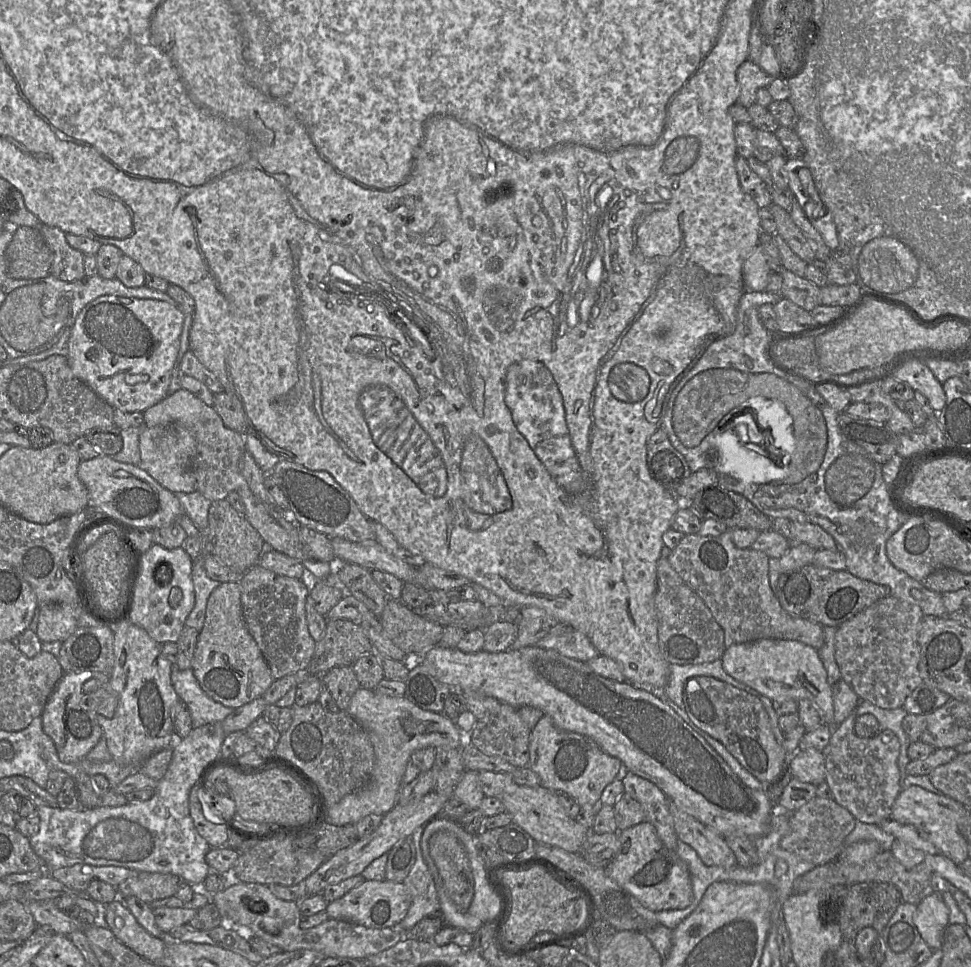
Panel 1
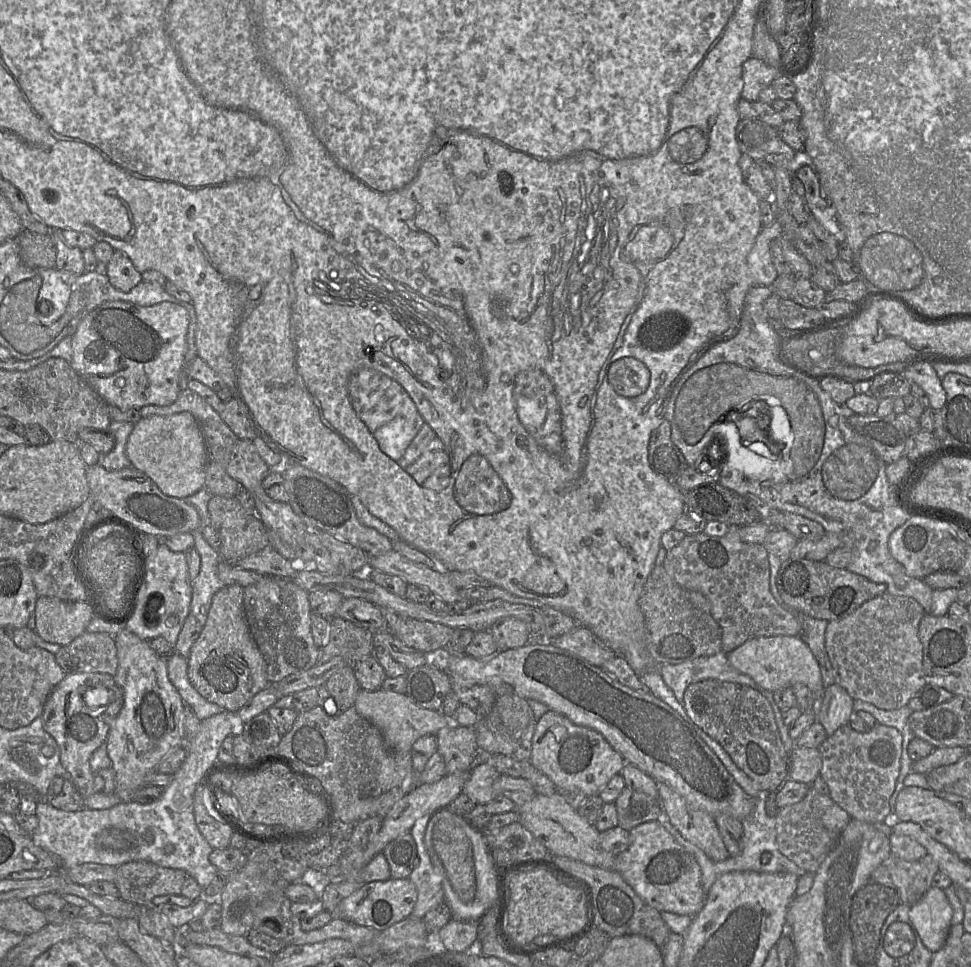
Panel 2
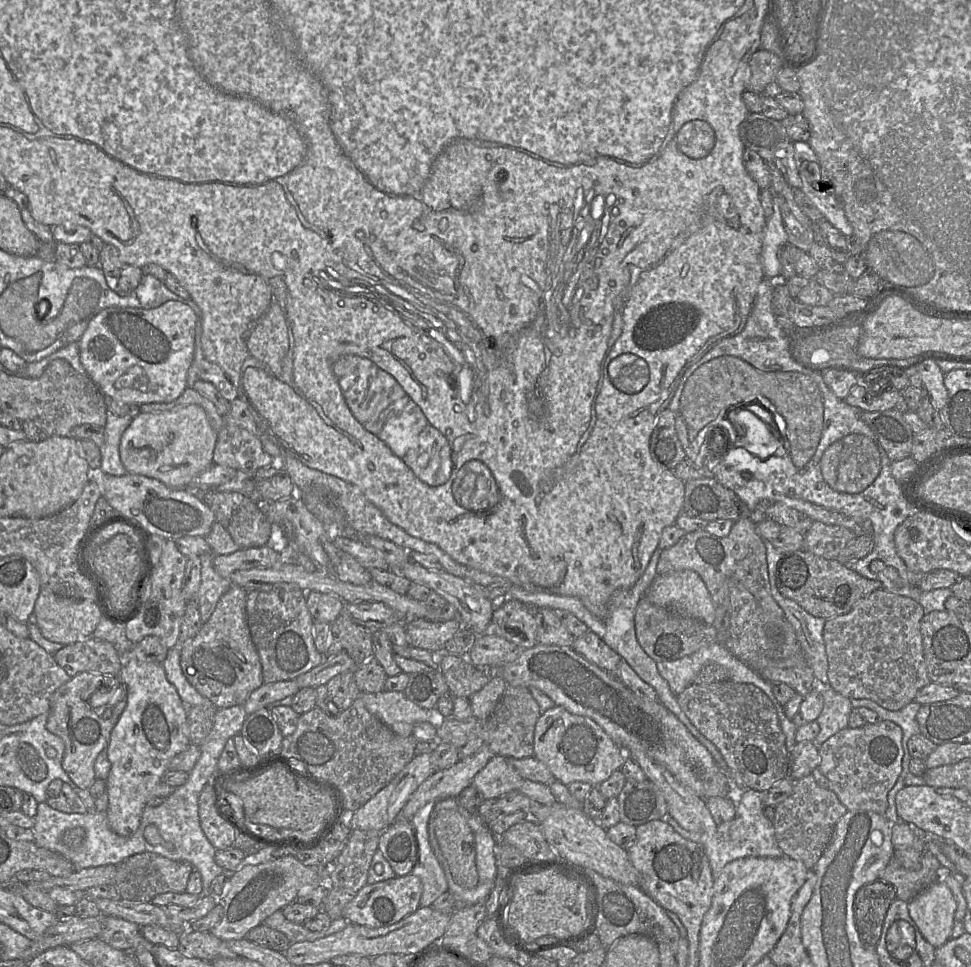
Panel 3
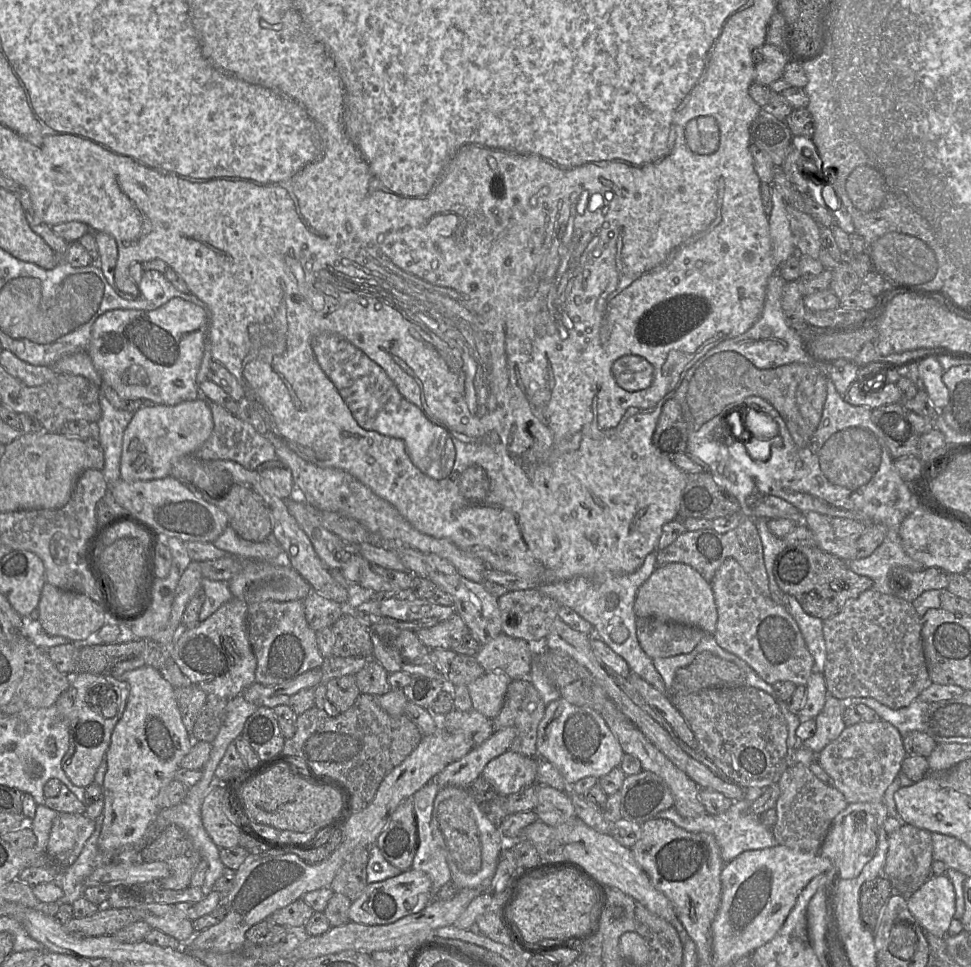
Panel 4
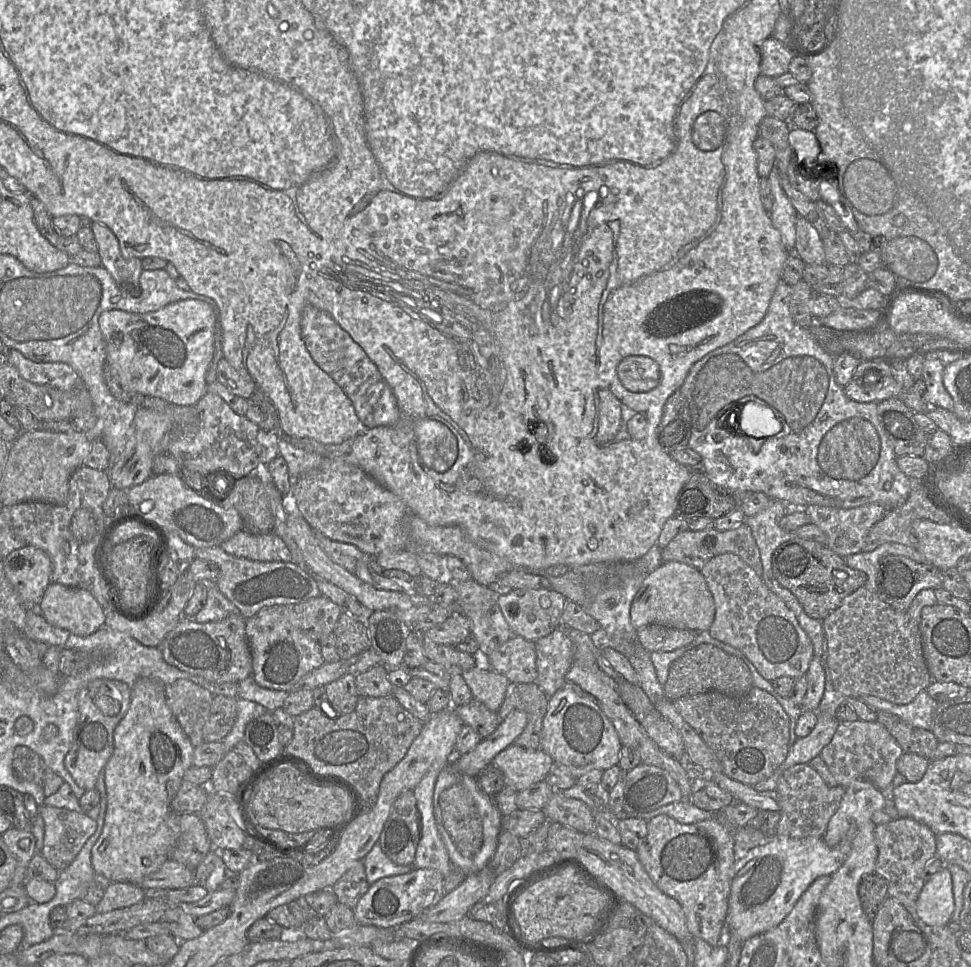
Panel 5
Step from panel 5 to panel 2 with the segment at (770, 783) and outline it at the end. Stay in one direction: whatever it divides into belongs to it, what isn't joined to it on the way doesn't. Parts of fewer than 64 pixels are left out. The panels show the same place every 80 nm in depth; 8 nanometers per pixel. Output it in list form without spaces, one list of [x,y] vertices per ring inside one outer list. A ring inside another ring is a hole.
[[[837,684],[825,688],[821,699],[815,698],[816,720],[828,736],[833,735],[841,726],[849,724],[855,714],[853,704],[854,700],[848,692]]]

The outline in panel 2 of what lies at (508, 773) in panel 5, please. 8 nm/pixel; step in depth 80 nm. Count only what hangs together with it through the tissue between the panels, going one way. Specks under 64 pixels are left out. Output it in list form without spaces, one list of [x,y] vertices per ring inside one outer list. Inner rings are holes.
[[[477,763],[464,784],[462,793],[465,793],[476,805],[486,805],[498,795],[493,784],[499,776],[500,774],[491,765]]]

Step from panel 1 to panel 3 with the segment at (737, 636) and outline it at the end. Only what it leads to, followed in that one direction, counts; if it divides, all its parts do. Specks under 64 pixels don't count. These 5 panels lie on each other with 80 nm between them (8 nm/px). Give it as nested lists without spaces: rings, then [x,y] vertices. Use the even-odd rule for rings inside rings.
[[[749,518],[734,522],[725,537],[715,536],[706,530],[685,533],[673,546],[664,549],[657,564],[657,574],[692,570],[704,581],[715,607],[713,626],[717,630],[717,642],[724,644],[729,637],[731,616],[730,590],[736,585],[744,586],[767,614],[785,617],[771,595],[767,566],[766,547],[756,531],[756,524]]]

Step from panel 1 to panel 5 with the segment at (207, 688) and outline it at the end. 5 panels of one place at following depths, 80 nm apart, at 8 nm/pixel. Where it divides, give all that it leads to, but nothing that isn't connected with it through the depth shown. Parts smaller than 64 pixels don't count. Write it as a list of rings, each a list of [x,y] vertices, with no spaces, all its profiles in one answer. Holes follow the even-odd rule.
[[[239,614],[205,623],[183,616],[157,648],[166,663],[182,671],[213,683],[238,684],[252,675],[252,657],[245,634],[245,621]]]

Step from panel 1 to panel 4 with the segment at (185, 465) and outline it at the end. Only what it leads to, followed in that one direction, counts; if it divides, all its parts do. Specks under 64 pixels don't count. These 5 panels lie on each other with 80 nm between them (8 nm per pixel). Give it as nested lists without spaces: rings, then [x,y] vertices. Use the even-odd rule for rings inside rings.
[[[204,397],[175,405],[139,408],[123,434],[120,479],[146,481],[169,476],[174,461],[196,451],[210,437],[213,426],[211,410]]]

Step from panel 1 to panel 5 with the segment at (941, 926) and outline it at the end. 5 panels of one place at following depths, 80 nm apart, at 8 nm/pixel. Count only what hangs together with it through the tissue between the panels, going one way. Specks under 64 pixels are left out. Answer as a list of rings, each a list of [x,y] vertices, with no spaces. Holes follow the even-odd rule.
[[[945,865],[924,885],[916,903],[920,919],[930,926],[945,926],[955,909],[953,880]]]

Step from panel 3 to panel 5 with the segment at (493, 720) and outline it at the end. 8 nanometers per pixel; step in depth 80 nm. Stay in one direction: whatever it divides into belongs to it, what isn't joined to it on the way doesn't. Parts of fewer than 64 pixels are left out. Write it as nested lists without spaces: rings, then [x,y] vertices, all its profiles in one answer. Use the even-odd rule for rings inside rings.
[[[509,682],[506,695],[498,710],[500,720],[516,709],[527,714],[527,724],[516,739],[517,744],[526,749],[539,749],[542,723],[548,707],[547,695],[534,683]]]

